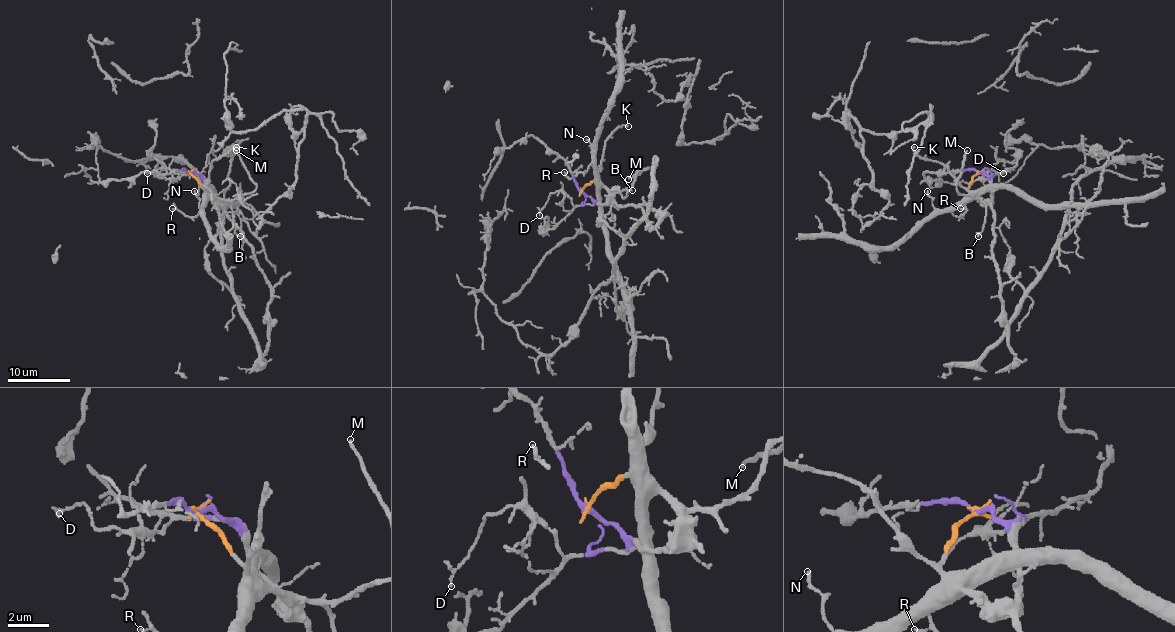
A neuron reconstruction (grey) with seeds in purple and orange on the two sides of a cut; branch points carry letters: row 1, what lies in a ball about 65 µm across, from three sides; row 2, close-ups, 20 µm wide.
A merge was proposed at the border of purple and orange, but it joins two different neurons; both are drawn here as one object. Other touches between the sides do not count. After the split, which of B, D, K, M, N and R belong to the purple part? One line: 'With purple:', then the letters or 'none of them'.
With purple: D

